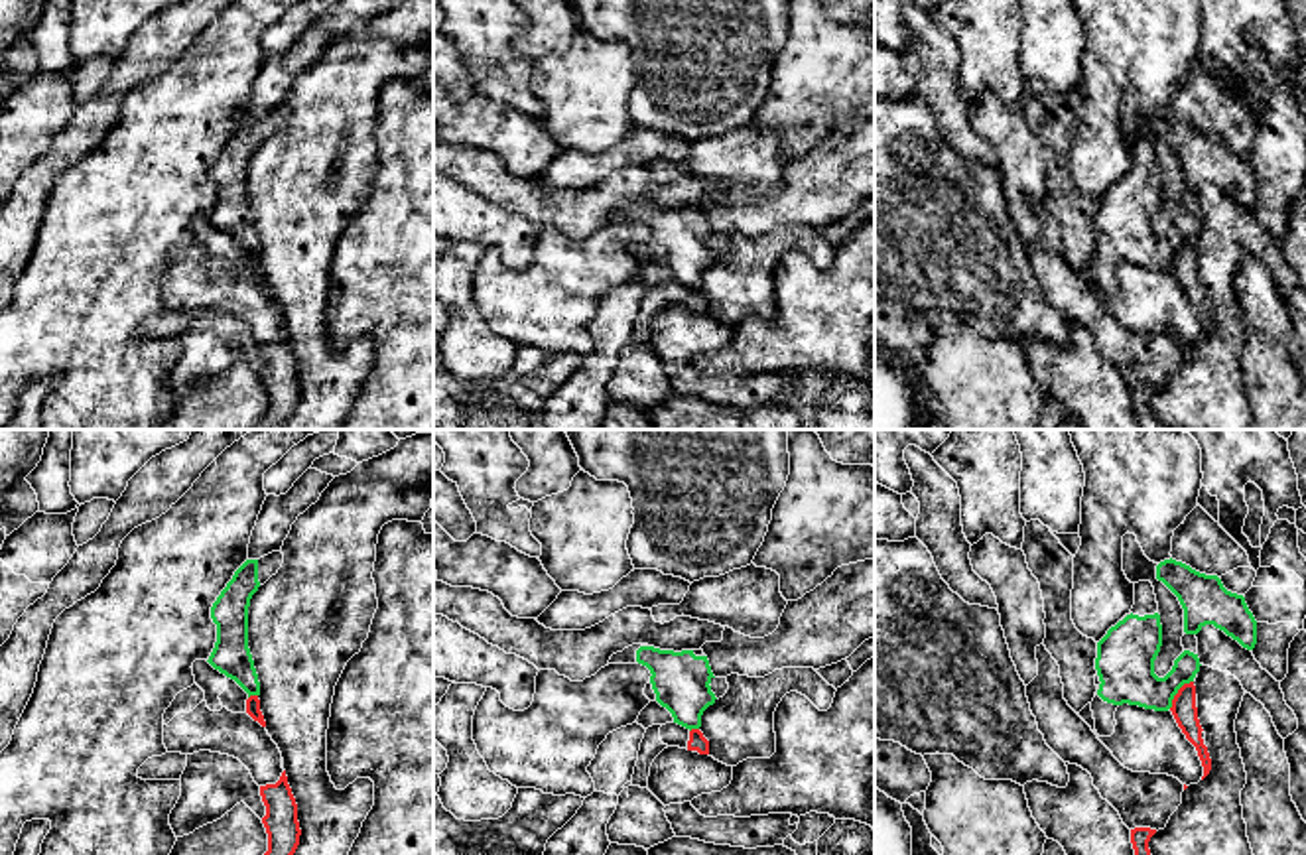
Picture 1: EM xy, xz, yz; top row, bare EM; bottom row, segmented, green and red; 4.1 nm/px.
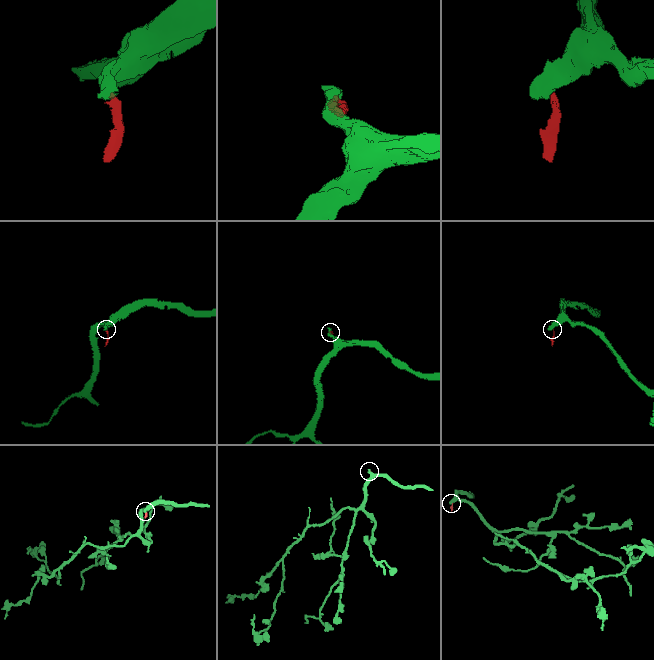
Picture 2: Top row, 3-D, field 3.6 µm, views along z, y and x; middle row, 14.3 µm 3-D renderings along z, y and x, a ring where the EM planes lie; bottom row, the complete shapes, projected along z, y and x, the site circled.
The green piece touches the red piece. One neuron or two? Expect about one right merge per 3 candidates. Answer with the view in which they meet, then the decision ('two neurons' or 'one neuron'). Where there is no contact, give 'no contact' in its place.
meets green in yz; two neurons

